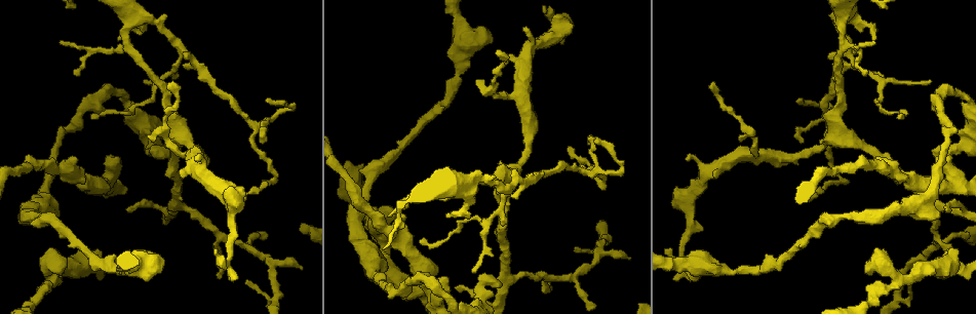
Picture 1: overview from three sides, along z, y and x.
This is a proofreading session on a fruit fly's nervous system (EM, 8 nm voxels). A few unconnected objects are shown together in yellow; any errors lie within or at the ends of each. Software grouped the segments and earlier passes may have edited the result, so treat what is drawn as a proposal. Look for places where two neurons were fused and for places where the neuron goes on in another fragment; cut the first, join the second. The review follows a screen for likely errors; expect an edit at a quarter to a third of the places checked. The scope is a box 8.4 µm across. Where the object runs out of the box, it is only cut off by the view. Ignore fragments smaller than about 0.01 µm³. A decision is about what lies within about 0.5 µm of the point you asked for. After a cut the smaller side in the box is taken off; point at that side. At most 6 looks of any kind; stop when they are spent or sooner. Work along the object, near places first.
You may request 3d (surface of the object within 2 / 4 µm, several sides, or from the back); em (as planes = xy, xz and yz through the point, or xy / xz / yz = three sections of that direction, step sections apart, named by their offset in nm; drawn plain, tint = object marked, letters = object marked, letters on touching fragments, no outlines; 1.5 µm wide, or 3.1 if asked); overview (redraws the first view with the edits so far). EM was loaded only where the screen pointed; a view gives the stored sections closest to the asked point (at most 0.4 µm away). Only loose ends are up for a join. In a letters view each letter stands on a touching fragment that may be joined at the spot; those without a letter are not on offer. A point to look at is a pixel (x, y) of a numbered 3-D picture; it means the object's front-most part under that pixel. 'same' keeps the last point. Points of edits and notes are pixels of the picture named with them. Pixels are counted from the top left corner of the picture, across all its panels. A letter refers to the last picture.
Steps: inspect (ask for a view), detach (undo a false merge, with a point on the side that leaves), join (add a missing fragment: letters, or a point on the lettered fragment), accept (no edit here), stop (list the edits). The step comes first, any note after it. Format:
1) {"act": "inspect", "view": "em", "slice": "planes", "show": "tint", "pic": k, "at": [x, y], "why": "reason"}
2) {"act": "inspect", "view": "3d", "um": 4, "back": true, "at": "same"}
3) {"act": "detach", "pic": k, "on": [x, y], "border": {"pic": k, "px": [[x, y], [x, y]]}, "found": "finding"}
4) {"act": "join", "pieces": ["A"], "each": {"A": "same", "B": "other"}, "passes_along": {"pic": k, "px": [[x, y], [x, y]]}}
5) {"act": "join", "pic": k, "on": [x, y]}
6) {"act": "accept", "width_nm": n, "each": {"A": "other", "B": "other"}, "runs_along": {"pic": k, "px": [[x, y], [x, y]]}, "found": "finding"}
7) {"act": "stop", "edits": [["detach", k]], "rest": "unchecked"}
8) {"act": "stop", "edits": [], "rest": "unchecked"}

{"act": "inspect", "view": "3d", "um": 4, "back": true, "pic": 1, "at": [865, 70], "why": "free end"}

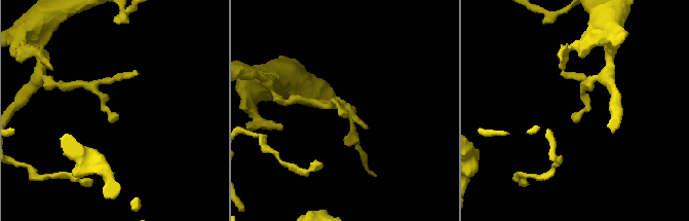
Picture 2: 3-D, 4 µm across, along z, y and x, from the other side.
{"act": "inspect", "view": "em", "slice": "planes", "show": "plain", "pic": 2, "at": [346, 115]}

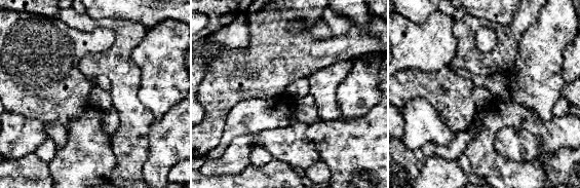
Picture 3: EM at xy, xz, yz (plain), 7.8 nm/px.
{"act": "inspect", "view": "em", "slice": "planes", "show": "letters", "at": "same"}

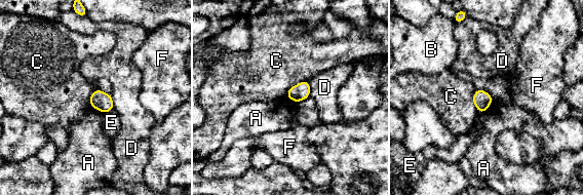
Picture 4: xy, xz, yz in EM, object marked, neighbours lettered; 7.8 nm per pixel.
{"act": "accept", "longest_contact_nm": ["C", 220], "each": {"A": "other", "B": "other", "C": "other", "D": "other", "E": "other", "F": "other"}, "border": {"pic": 4, "px": [[492, 102], [480, 113]]}, "found": "no lettered fragment goes on from it"}

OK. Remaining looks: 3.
{"act": "inspect", "view": "em", "slice": "yz", "step": 8, "show": "letters", "pic": 1, "at": [447, 279], "why": "stops while still wide"}

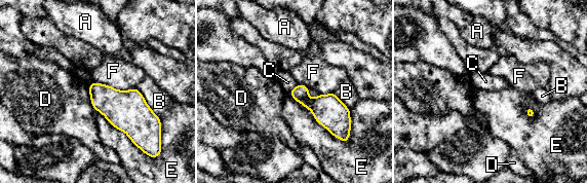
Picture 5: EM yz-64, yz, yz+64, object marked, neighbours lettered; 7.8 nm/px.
{"act": "inspect", "view": "em", "slice": "planes", "show": "letters", "at": "same"}

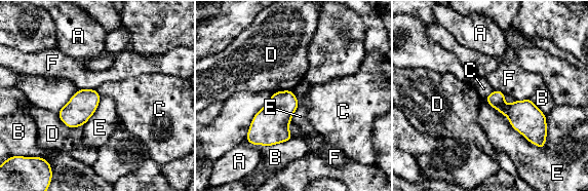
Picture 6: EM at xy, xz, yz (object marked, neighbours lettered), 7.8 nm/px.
{"act": "accept", "each": {"A": "other", "B": "other", "C": "other", "D": "other", "E": "other", "F": "other"}, "found": "none of them fits"}

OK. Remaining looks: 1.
{"act": "stop", "edits": [], "rest": "unchecked"}

